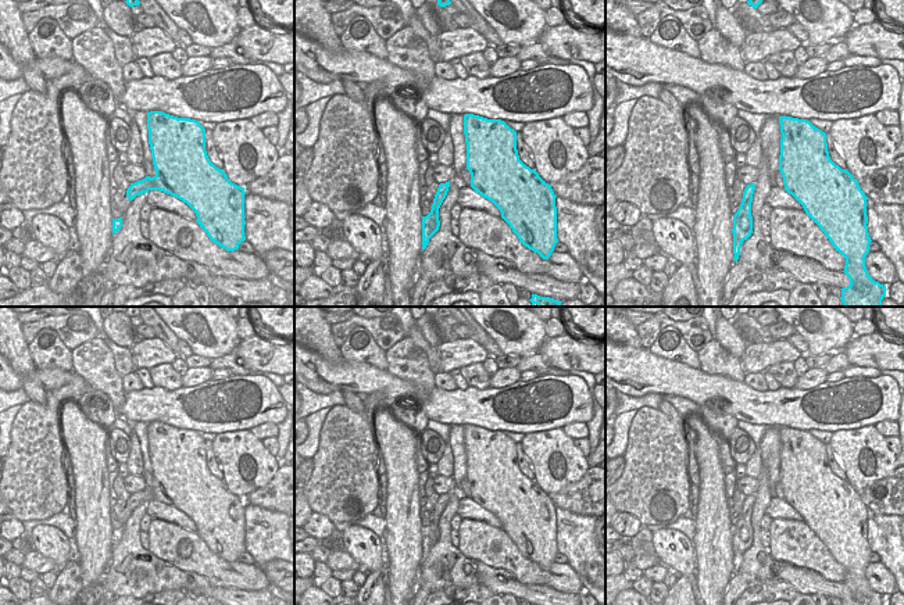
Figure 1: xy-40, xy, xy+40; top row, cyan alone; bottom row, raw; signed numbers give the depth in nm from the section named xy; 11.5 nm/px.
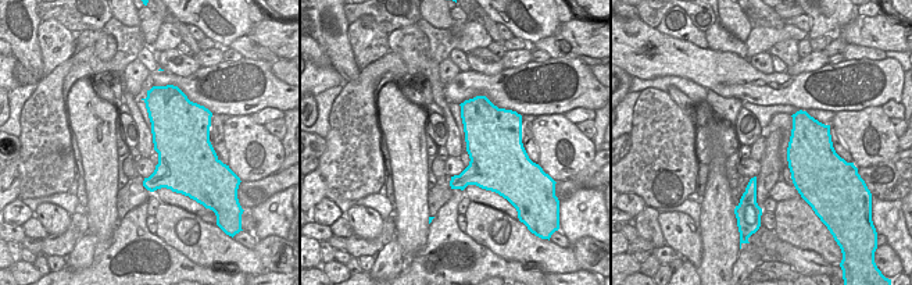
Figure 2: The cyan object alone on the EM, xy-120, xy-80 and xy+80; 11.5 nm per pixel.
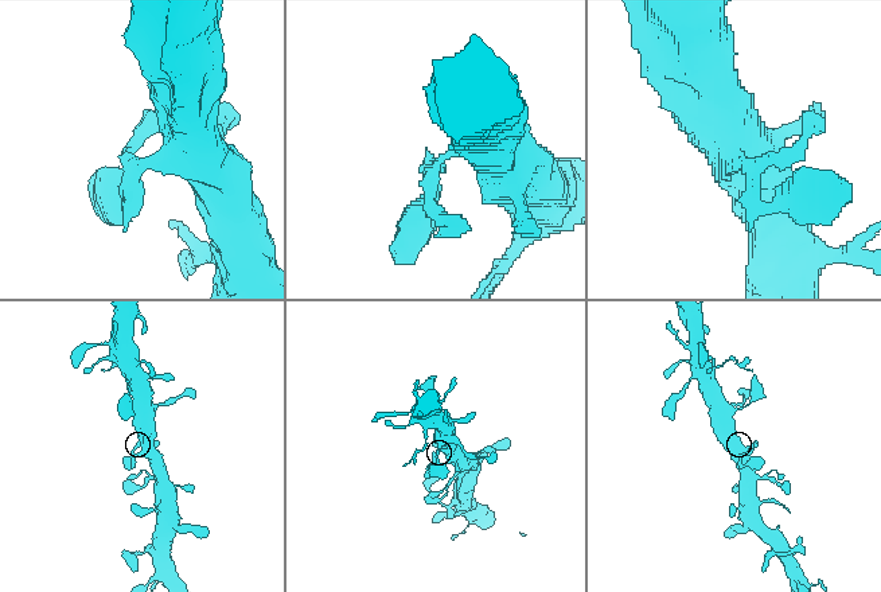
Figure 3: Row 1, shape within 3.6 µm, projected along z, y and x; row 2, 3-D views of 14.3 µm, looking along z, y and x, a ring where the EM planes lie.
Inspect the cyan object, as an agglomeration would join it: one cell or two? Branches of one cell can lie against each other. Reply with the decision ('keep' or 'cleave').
keep

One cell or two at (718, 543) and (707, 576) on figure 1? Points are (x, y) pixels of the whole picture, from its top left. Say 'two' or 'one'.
one

